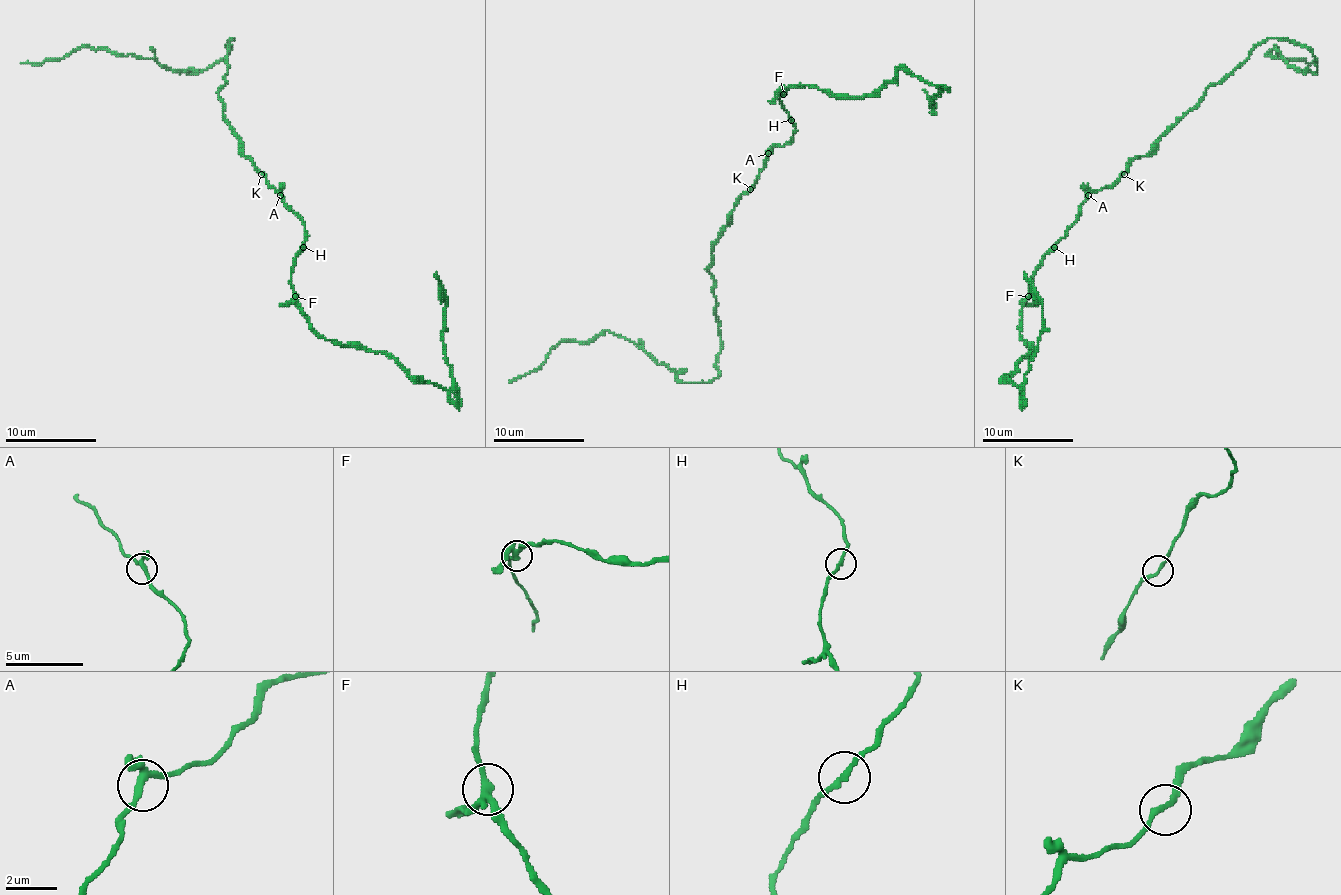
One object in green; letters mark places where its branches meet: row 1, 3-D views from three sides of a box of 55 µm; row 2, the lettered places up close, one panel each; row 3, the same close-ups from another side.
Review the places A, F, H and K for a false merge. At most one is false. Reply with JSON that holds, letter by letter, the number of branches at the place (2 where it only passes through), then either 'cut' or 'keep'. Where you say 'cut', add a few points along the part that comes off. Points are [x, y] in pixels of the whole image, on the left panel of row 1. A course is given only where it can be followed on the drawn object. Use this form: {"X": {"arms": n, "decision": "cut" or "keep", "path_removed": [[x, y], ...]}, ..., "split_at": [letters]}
{"A": {"arms": 3, "decision": "keep"}, "F": {"arms": 3, "decision": "cut", "path_removed": [[295, 297], [320, 335], [386, 351], [411, 376], [448, 390], [445, 299], [436, 272]]}, "H": {"arms": 2, "decision": "keep"}, "K": {"arms": 2, "decision": "keep"}, "split_at": ["F"]}

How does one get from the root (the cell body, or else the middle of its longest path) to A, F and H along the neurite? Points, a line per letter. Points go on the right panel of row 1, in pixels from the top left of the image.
A: (1124, 172), (1110, 185), (1088, 195)
F: (1124, 172), (1110, 185), (1085, 197), (1081, 215), (1044, 256), (1042, 265), (1035, 272), (1029, 285), (1029, 297)
H: (1124, 172), (1110, 185), (1085, 197), (1081, 215), (1054, 247)

